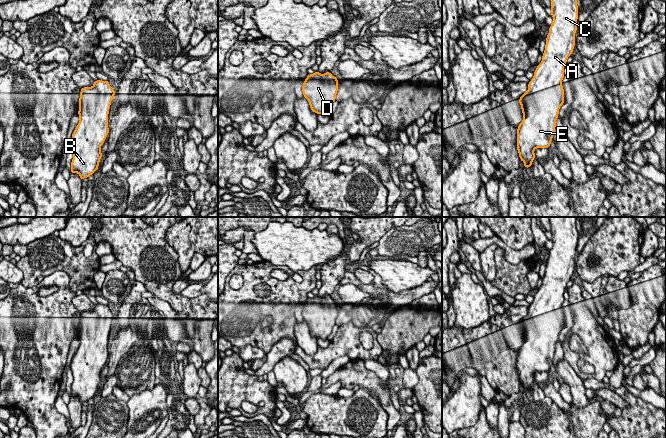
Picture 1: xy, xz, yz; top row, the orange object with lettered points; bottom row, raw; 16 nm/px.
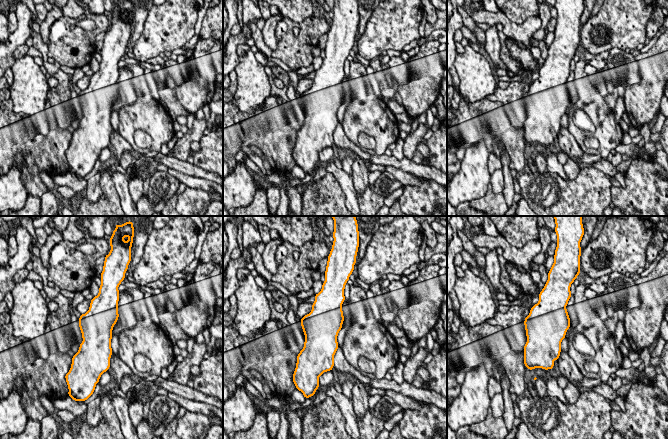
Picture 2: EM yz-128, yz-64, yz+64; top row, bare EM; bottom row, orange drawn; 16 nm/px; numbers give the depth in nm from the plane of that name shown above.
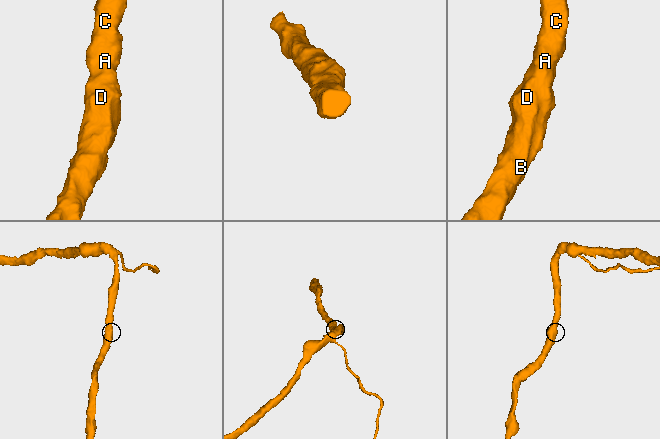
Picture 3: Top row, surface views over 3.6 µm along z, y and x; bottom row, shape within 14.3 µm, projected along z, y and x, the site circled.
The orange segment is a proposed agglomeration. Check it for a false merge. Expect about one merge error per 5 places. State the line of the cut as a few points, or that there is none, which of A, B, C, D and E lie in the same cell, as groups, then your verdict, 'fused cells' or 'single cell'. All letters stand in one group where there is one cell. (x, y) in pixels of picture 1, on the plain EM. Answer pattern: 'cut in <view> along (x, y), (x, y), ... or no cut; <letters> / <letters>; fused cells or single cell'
no cut; A B C D E; single cell

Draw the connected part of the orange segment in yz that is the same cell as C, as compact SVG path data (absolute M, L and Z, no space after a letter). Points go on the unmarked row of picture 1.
M549 217L549 219L553 245L546 262L542 285L528 307L528 314L518 324L523 337L523 344L517 353L517 374L520 385L524 386L525 392L532 390L536 372L550 371L559 333L564 328L564 313L562 310L564 290L575 271L575 256L577 255L579 236L576 217Z

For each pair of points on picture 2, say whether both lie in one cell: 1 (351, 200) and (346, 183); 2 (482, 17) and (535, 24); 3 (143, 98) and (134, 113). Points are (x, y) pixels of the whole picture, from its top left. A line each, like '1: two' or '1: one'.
1: one
2: one
3: one

